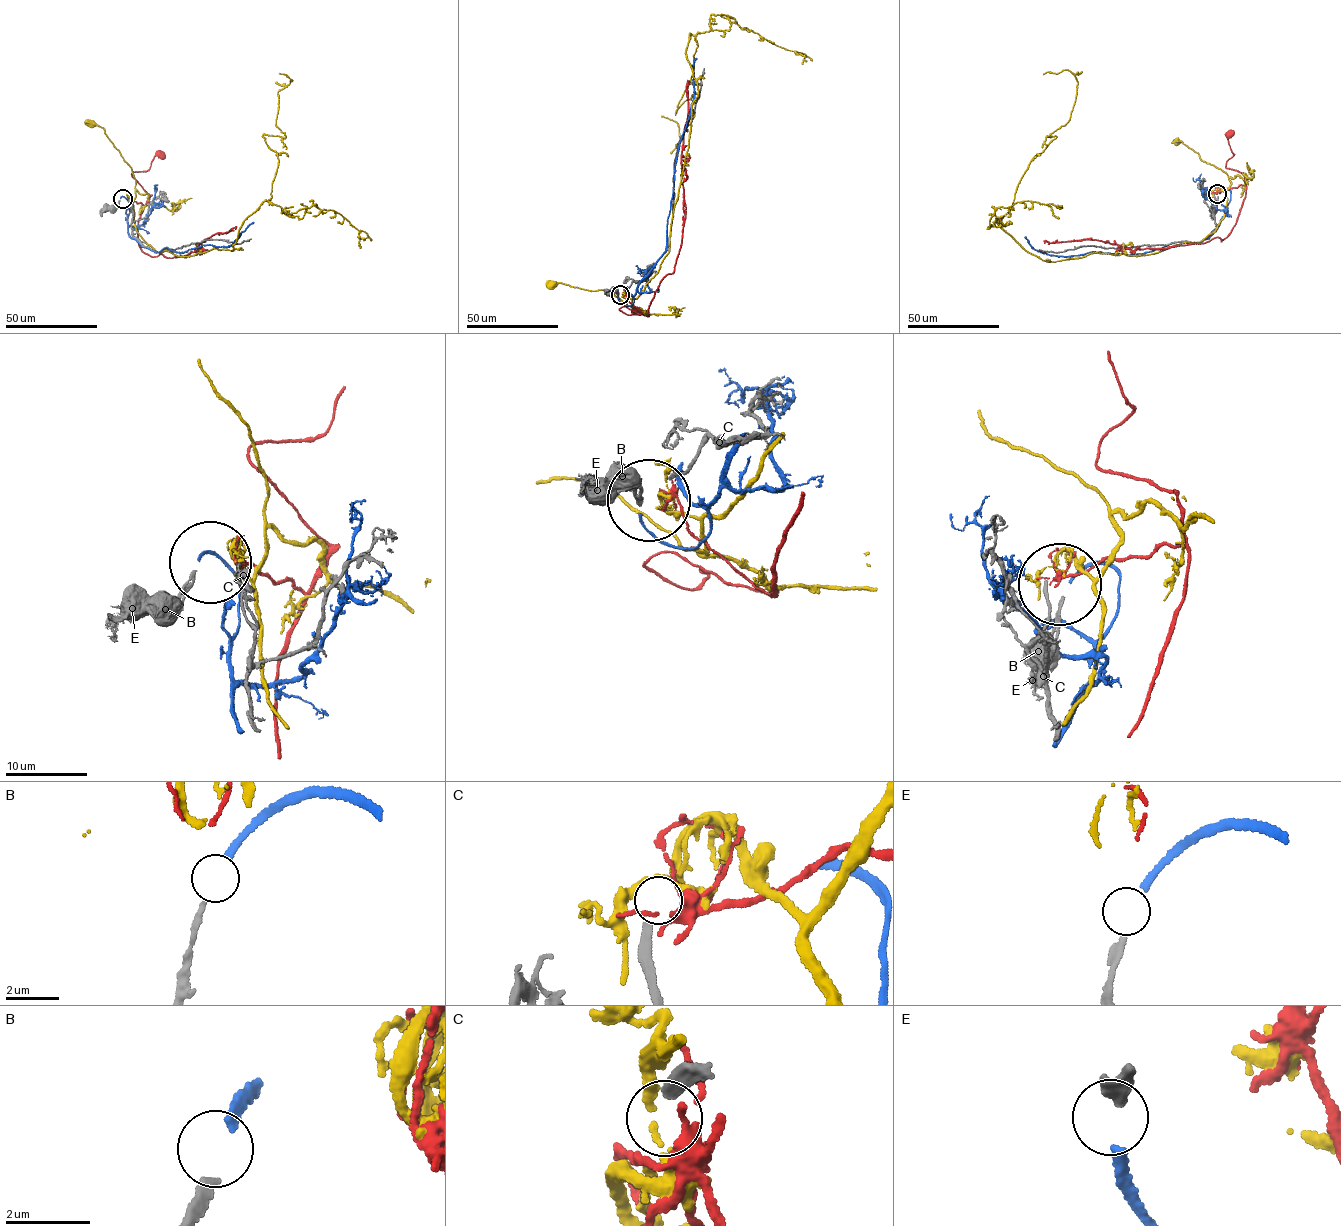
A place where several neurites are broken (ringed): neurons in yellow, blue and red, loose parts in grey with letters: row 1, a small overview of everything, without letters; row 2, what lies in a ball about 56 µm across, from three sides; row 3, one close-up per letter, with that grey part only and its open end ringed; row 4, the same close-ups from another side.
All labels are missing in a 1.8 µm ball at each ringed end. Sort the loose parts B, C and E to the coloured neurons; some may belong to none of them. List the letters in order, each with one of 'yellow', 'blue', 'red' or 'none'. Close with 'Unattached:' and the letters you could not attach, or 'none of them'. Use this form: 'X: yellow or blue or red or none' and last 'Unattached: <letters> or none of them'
B: none
C: none
E: blue
Unattached: B, C

